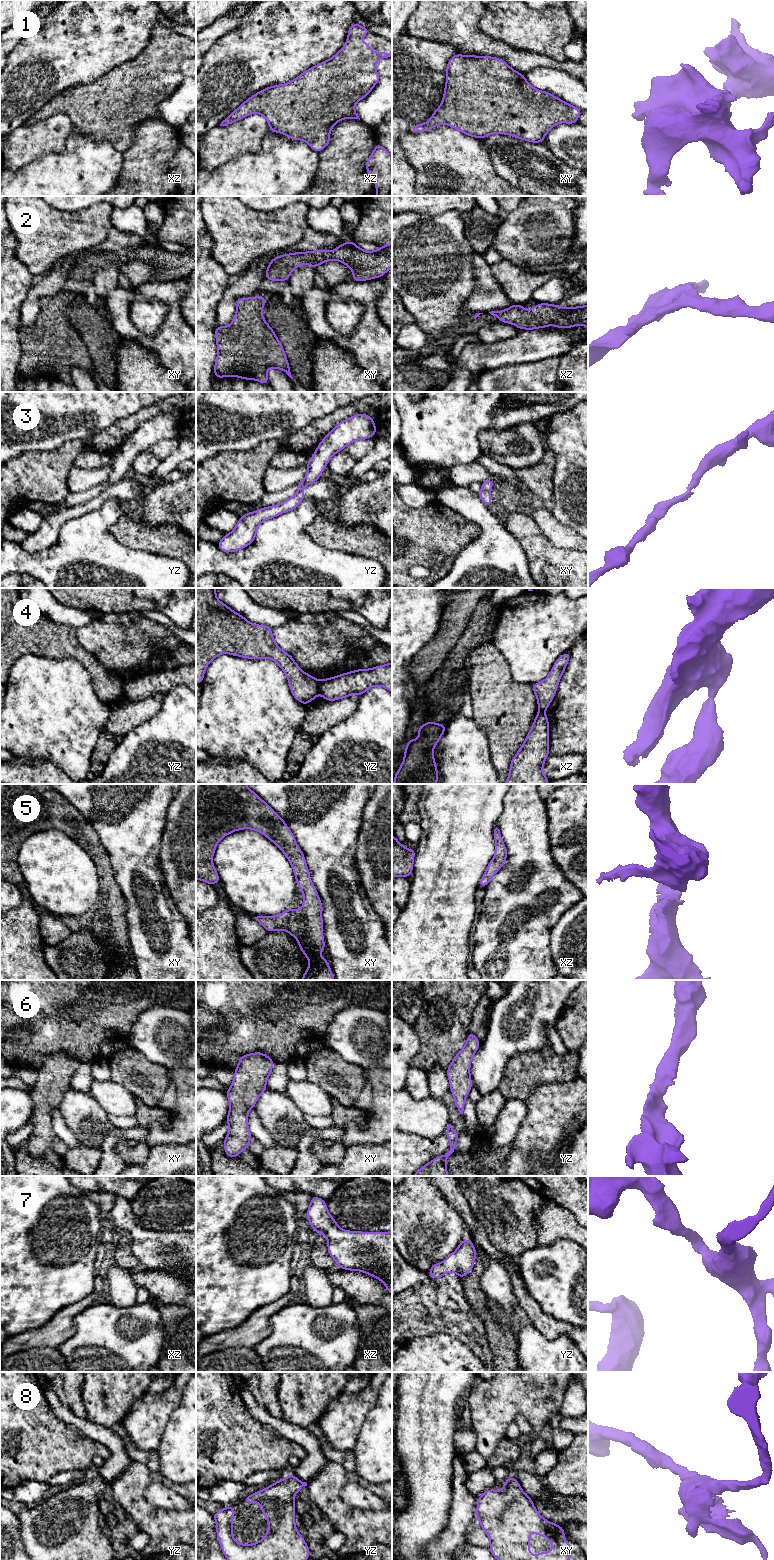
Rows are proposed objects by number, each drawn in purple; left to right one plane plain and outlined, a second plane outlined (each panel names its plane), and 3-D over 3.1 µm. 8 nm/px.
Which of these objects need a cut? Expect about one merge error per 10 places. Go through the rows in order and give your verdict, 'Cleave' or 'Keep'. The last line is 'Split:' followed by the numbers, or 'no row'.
1: Keep
2: Keep
3: Keep
4: Cleave
5: Keep
6: Keep
7: Keep
8: Keep
Split: 4

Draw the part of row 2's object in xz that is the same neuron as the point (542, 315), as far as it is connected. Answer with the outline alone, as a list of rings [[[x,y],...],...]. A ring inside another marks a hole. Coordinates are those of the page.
[[[538,303],[530,310],[524,309],[522,304],[512,304],[508,309],[489,313],[501,322],[513,324],[520,330],[547,328],[549,325],[556,328],[572,328],[577,325],[588,327],[588,304],[568,308]]]

